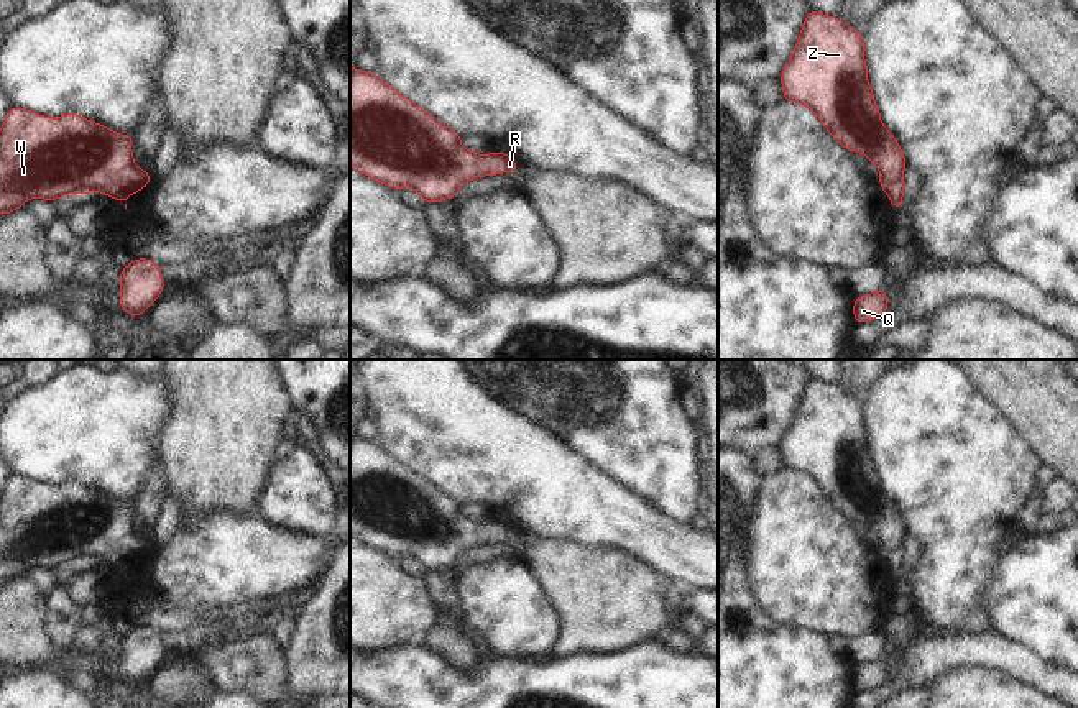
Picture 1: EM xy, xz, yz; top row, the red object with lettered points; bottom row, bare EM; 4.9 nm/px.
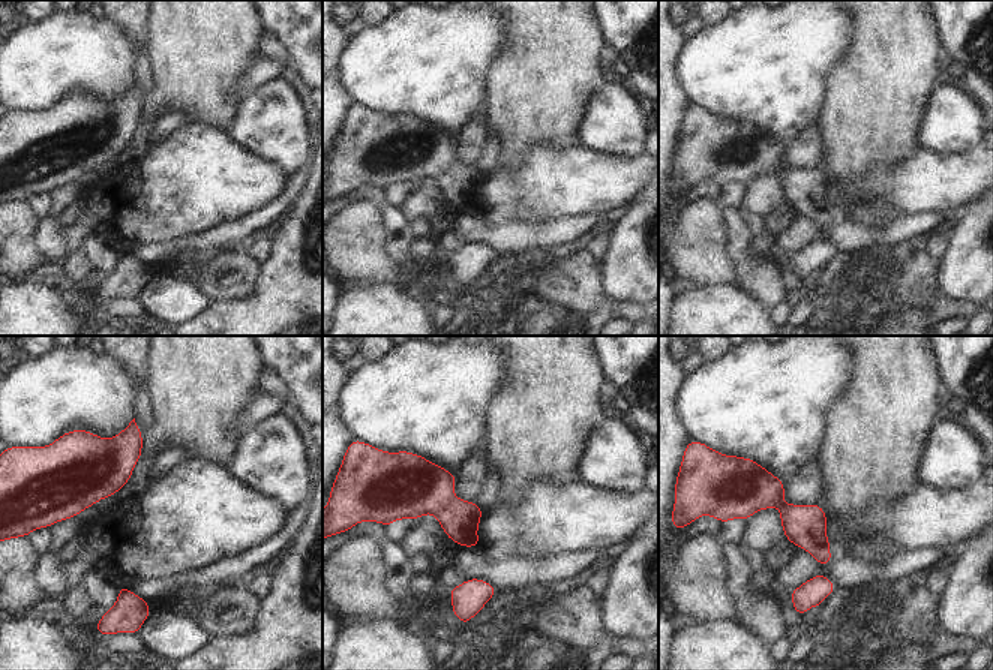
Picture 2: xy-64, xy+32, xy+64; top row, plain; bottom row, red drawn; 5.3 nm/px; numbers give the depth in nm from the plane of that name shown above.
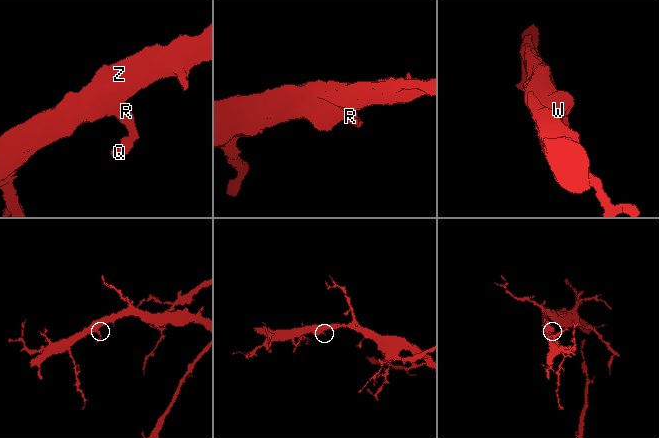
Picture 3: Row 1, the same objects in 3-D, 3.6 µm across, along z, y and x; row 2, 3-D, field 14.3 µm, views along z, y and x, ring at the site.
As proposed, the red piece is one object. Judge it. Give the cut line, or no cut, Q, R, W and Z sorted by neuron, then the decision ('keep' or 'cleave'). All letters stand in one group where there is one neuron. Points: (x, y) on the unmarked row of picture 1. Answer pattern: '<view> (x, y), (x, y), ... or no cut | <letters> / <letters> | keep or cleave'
no cut | Q R W Z | keep

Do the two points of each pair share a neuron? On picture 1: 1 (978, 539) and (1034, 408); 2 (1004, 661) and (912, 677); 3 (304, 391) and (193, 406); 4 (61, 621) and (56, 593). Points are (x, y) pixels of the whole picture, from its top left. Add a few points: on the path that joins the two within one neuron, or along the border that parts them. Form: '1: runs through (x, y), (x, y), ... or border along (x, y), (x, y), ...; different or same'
1: border along (996, 408), (1042, 462); different
2: runs through (981, 654), (935, 654); same
3: border along (278, 376), (293, 408); different
4: runs through (61, 615), (58, 600); same

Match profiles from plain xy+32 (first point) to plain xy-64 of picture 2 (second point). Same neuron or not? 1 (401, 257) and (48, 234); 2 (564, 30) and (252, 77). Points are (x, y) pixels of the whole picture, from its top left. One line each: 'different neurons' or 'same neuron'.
1: same neuron
2: different neurons

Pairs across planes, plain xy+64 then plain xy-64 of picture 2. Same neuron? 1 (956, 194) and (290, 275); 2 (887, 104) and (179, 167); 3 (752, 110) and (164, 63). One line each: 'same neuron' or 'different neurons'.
1: different neurons
2: different neurons
3: different neurons

